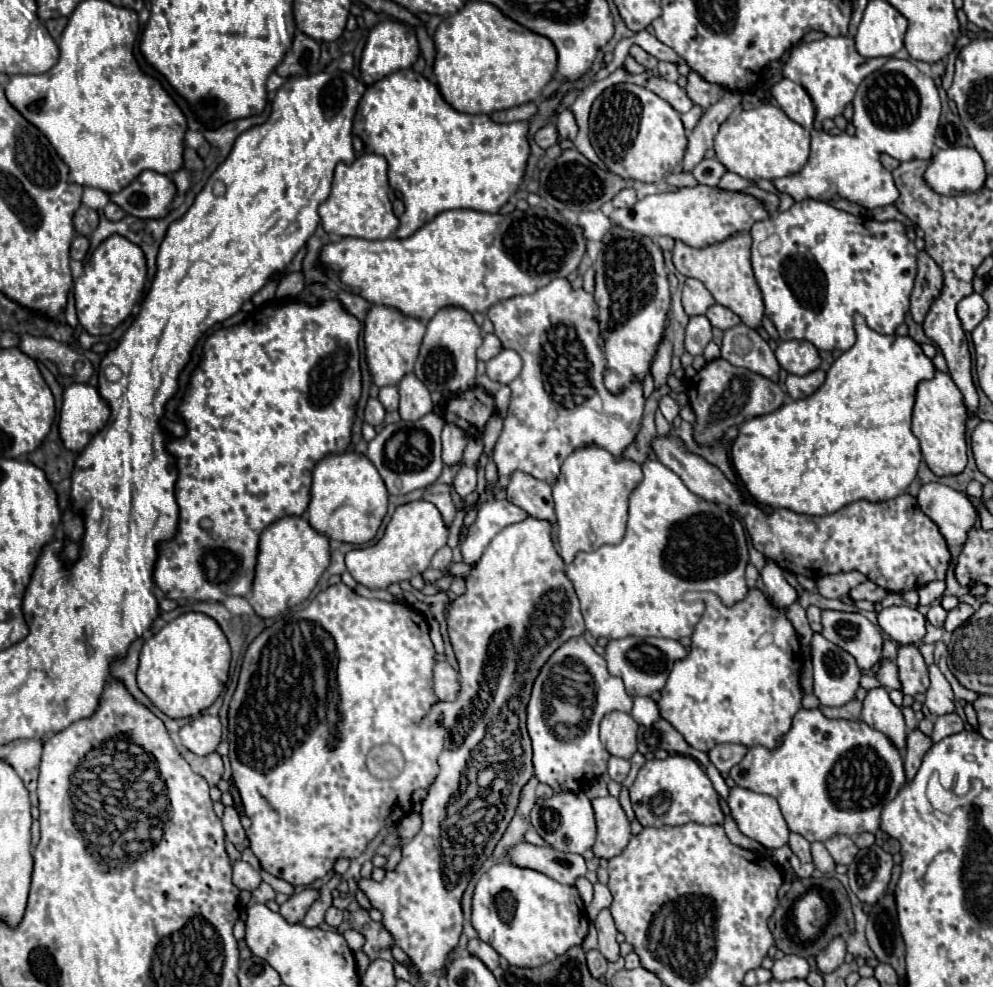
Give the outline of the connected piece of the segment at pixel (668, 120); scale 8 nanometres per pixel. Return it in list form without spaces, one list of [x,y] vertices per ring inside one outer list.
[[[633,83],[613,85],[595,99],[589,117],[589,139],[611,173],[641,183],[661,181],[683,161],[687,151],[687,135],[679,113],[653,91]]]

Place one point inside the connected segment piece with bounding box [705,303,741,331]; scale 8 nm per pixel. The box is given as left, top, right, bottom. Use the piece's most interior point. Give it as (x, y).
(720, 317)

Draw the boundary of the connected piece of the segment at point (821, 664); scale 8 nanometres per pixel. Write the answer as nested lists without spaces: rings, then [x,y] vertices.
[[[813,635],[813,693],[823,707],[843,707],[849,703],[861,679],[861,669],[855,659],[841,647],[827,641],[823,635]]]

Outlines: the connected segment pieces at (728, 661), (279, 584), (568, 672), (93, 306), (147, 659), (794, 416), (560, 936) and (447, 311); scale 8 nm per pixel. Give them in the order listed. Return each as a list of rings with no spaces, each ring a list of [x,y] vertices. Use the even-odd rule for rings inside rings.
[[[757,587],[749,589],[747,597],[731,607],[727,607],[715,593],[703,593],[701,599],[705,603],[705,613],[691,635],[691,649],[687,657],[675,661],[661,691],[663,695],[657,703],[661,717],[669,721],[691,747],[703,753],[709,753],[719,743],[739,743],[747,749],[755,745],[779,747],[783,735],[791,729],[795,711],[801,709],[803,699],[803,689],[799,685],[803,659],[795,627],[783,611],[777,615],[775,607]]]
[[[283,517],[269,525],[259,539],[253,589],[249,603],[263,619],[277,617],[287,607],[303,603],[329,565],[329,539],[311,529],[303,517]]]
[[[575,637],[563,643],[541,669],[531,701],[527,705],[527,731],[533,741],[533,767],[539,783],[557,791],[581,791],[589,781],[607,771],[609,753],[599,741],[599,723],[611,711],[631,711],[633,699],[627,695],[623,681],[611,677],[607,663],[583,639]],[[579,707],[587,709],[587,723],[579,723]]]
[[[123,235],[107,237],[89,257],[83,267],[83,275],[75,281],[75,305],[77,317],[83,329],[91,335],[109,335],[121,321],[125,321],[133,305],[143,293],[147,279],[147,259],[139,245],[131,243]]]
[[[185,613],[151,635],[139,657],[137,685],[149,701],[171,719],[195,717],[221,695],[229,675],[231,649],[215,619],[203,613]]]
[[[855,315],[855,329],[857,329],[857,343],[849,351],[845,351],[839,359],[835,359],[835,363],[827,371],[825,383],[813,395],[809,395],[805,399],[797,399],[797,401],[787,401],[777,411],[749,419],[739,427],[739,435],[737,435],[733,449],[731,449],[733,467],[735,467],[737,475],[741,477],[745,489],[749,491],[749,495],[757,503],[765,503],[765,505],[771,505],[775,509],[785,507],[785,509],[791,509],[795,513],[805,513],[805,515],[829,515],[829,513],[835,513],[837,509],[841,509],[853,501],[859,501],[859,499],[867,499],[867,501],[893,499],[893,497],[905,493],[909,483],[915,479],[917,467],[921,463],[919,441],[911,433],[911,407],[915,405],[915,383],[919,383],[919,379],[931,379],[931,375],[935,375],[935,365],[923,353],[919,343],[915,343],[909,335],[905,335],[905,337],[897,335],[893,341],[893,335],[883,335],[883,333],[869,329],[865,325],[865,321],[861,319],[861,315]]]
[[[511,861],[497,863],[493,865],[475,885],[475,895],[473,895],[473,927],[479,933],[479,937],[485,943],[491,943],[495,951],[515,967],[541,967],[543,963],[549,963],[557,959],[559,955],[567,953],[571,947],[577,947],[583,943],[587,929],[589,929],[589,919],[585,913],[585,905],[579,897],[579,891],[571,885],[561,885],[555,879],[535,871],[535,869],[525,869],[519,867]]]
[[[445,307],[427,323],[427,331],[413,373],[431,393],[445,389],[453,393],[463,393],[475,387],[475,351],[481,345],[481,341],[481,329],[475,325],[471,313],[457,307]]]

